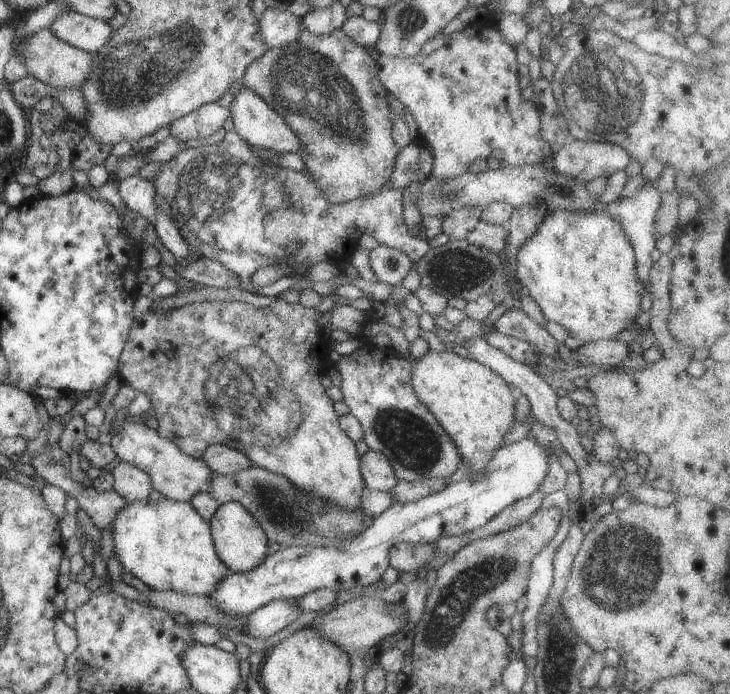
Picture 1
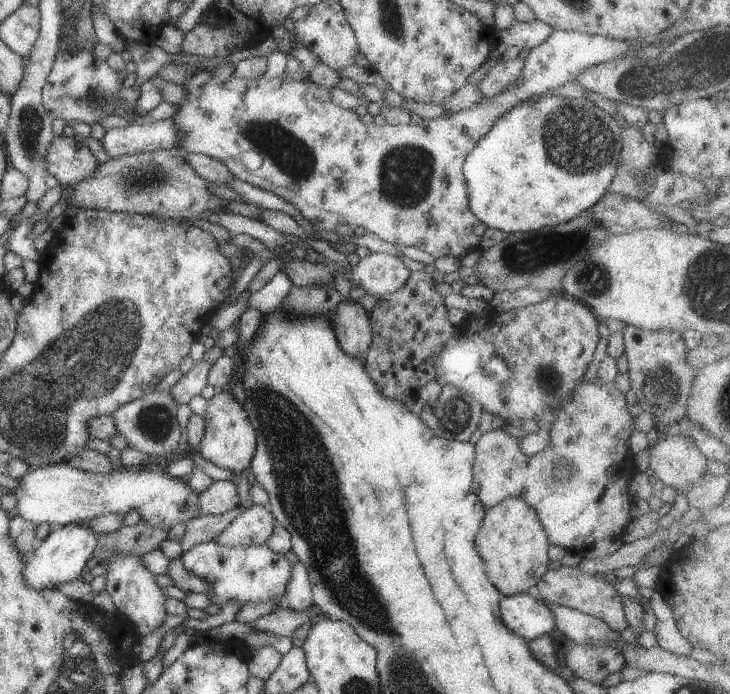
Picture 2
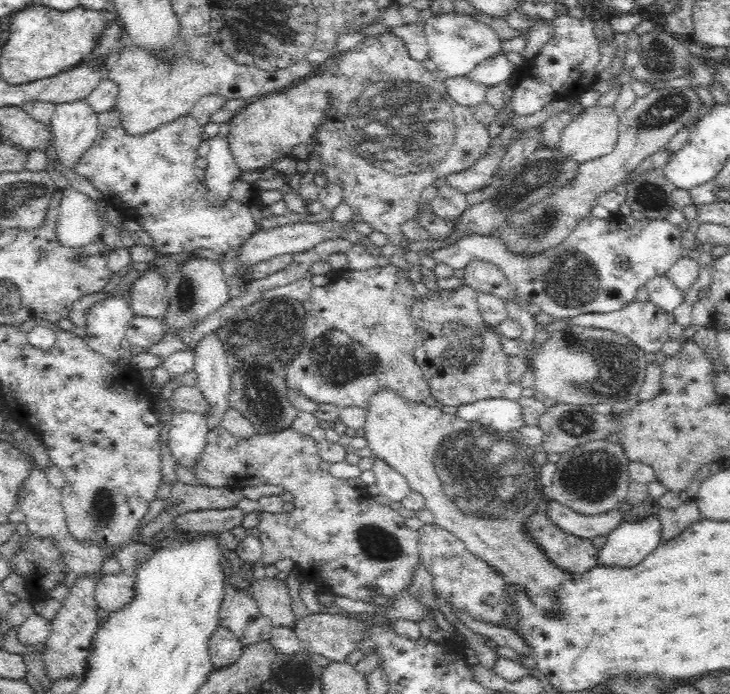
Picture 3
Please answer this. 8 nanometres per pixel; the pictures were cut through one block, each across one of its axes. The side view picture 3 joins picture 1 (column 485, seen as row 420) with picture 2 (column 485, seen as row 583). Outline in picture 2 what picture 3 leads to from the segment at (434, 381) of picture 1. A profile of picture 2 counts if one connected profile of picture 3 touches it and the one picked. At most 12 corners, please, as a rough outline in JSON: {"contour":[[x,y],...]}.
{"contour":[[522,498],[484,505],[474,542],[504,597],[534,591],[551,563]]}

